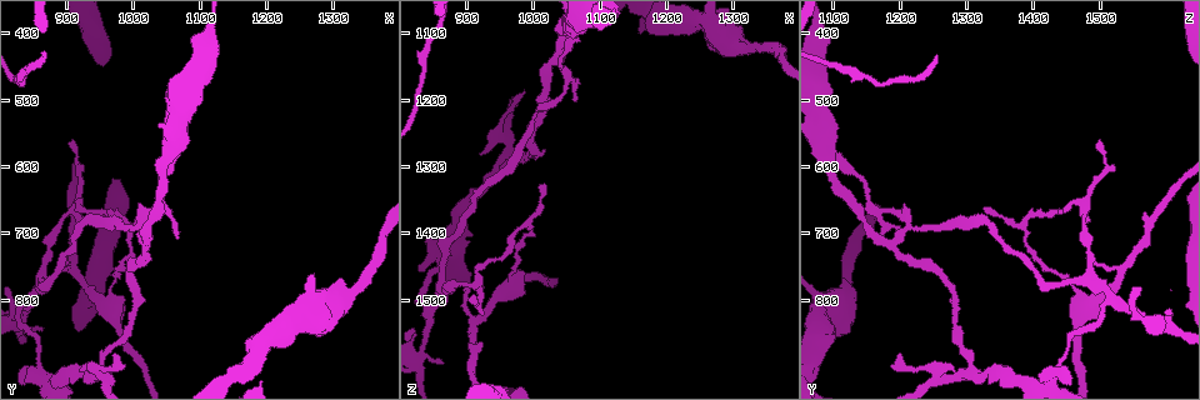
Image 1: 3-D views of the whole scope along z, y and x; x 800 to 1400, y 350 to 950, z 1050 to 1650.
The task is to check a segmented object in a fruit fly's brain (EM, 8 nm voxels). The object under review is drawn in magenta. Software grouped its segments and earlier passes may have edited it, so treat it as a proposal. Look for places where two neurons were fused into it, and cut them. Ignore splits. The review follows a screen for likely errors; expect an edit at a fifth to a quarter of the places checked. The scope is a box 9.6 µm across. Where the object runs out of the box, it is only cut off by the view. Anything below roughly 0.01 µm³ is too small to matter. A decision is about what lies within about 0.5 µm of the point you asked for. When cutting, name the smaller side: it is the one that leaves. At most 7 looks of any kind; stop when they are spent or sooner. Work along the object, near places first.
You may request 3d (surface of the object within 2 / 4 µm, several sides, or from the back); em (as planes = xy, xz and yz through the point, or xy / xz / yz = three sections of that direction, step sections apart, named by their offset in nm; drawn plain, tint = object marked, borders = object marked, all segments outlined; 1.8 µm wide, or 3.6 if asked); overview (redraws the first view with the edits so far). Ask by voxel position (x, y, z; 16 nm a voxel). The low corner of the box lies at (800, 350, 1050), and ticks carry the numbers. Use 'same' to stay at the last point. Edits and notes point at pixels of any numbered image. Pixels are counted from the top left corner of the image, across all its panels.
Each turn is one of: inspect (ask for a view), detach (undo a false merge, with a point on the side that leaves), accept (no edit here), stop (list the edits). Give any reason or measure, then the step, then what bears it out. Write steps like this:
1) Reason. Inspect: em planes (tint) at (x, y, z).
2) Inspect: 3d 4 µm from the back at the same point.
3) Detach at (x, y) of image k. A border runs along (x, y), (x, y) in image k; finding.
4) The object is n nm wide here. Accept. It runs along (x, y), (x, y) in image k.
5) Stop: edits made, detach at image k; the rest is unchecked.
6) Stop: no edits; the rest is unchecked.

Abrupt turn. Inspect: em xz step 8 (plain) at (855, 905, 1430).

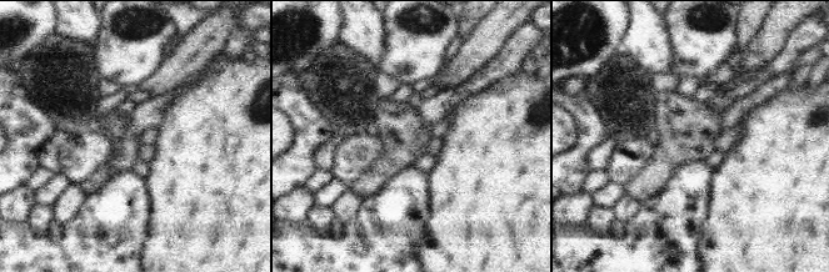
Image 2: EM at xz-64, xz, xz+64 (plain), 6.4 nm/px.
Inspect: em xz step 8 (tint) at the same point.

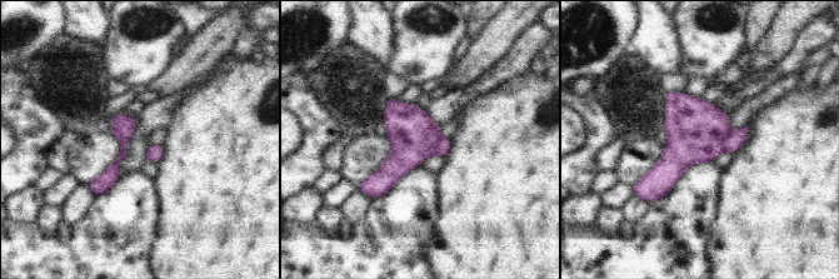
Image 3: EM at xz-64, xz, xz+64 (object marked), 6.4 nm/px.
The object is 140 nm wide here. Detach at (735, 139) of image 3. Two neurons meet here.

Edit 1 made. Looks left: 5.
Inspect: em yz step 16 (tint) at (955, 910, 1310).

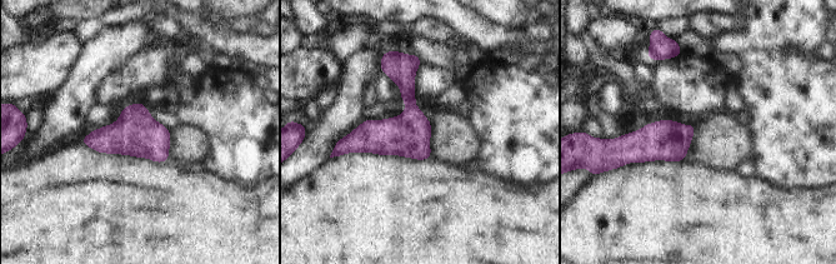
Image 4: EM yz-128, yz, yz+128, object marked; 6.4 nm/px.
Inspect: em planes (tint) at the same point.

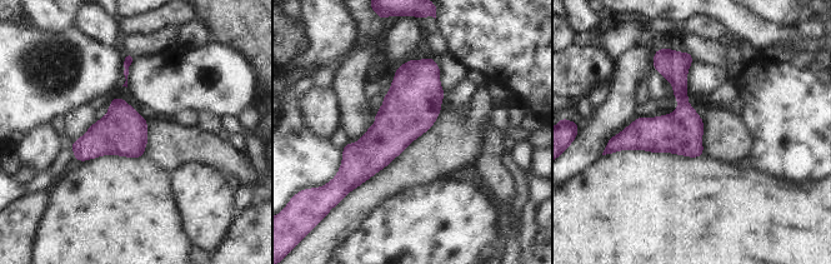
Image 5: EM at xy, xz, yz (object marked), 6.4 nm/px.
The object is 280 nm wide here. Accept. It runs along (686, 55), (681, 111), (620, 147) in image 5; continuous, no second neuron.

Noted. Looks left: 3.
Thick turns thin. Inspect: 3d 4 µm at (1315, 800, 1120).

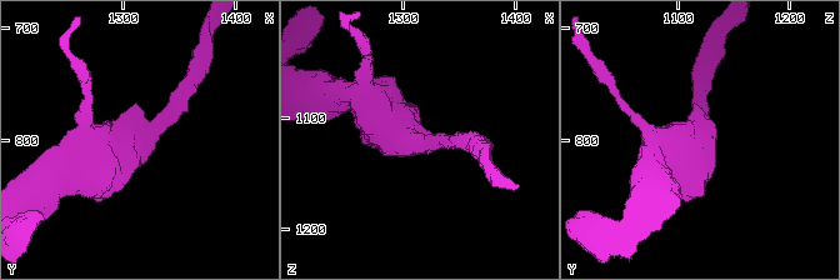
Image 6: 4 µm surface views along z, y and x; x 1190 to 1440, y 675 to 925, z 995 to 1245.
The arms are 220, 750 nm wide. Inspect: em planes (tint) at (1312, 802, 1122).

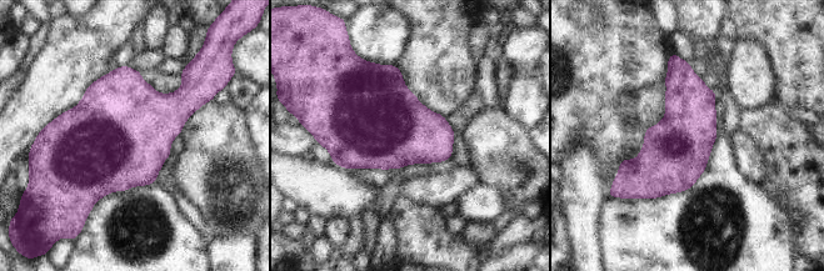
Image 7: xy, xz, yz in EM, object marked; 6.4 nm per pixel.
Accept. Continuous, no second neuron.

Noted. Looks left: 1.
Stop: edits made, detach at image 3; the rest is unchecked.

